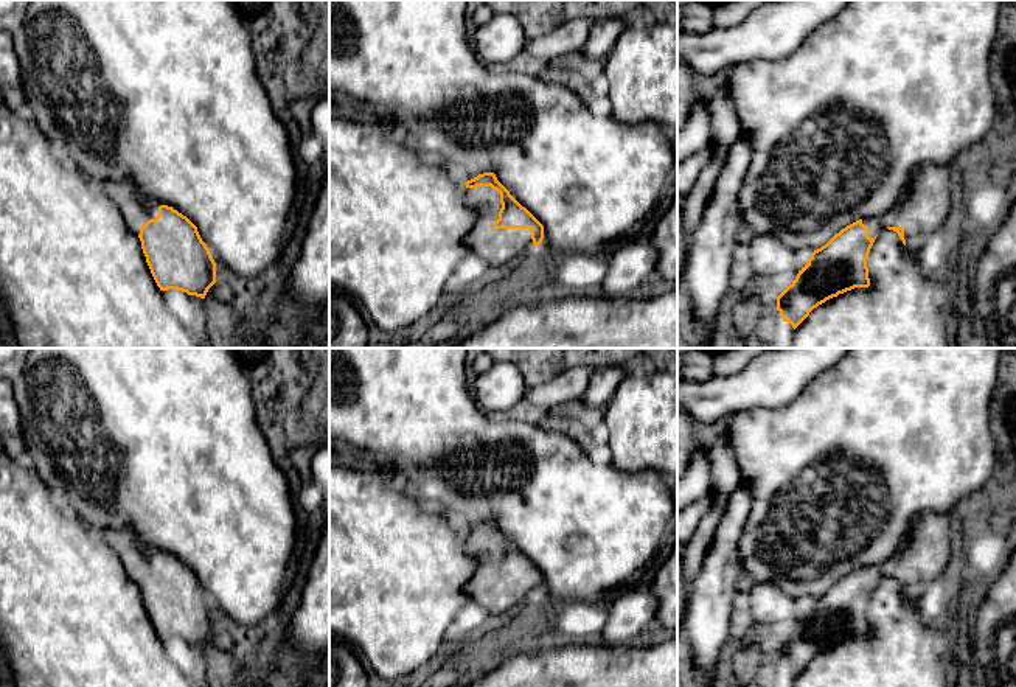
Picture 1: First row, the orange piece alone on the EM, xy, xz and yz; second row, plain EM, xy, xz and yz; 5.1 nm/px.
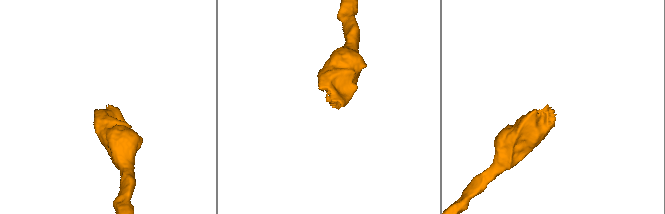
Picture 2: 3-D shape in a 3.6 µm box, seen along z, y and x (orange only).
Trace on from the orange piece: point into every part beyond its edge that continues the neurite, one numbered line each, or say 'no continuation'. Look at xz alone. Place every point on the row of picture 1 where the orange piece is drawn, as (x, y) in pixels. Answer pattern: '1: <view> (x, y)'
1: xz (494, 246)

